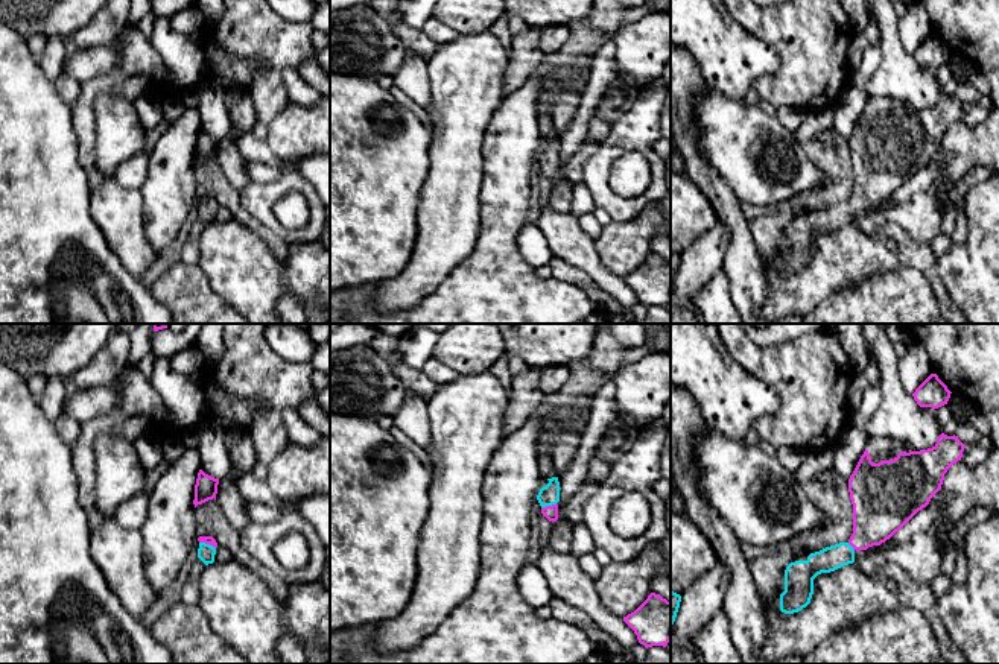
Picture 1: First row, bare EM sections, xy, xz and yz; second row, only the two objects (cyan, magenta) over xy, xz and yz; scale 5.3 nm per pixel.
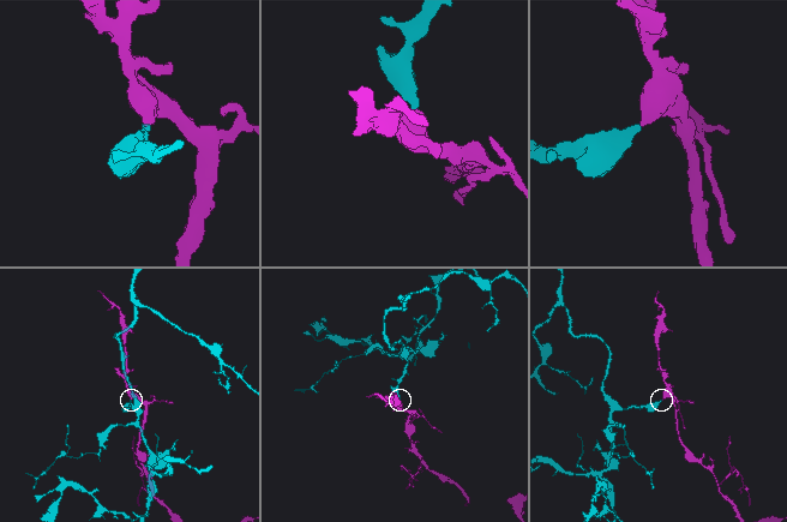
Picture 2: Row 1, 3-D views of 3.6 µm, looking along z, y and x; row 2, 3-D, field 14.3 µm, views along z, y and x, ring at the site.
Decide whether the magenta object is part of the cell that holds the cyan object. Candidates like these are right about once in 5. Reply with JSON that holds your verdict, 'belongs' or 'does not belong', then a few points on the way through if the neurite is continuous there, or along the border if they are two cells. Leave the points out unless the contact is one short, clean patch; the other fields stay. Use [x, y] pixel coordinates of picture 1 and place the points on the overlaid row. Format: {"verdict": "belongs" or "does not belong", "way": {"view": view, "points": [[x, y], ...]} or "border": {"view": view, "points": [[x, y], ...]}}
{"verdict": "belongs", "way": {"view": "xz", "points": [[549, 494], [548, 505], [551, 512]]}}

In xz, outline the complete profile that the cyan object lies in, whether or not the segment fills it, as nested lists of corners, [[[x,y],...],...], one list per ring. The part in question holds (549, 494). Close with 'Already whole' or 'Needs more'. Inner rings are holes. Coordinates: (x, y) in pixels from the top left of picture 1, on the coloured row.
[[[558,477],[547,479],[549,483],[543,486],[537,495],[537,500],[541,506],[541,514],[549,521],[558,520],[558,501],[560,501],[560,482]]]. Needs more

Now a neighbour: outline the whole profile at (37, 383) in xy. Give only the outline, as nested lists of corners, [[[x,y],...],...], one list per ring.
[[[35,374],[32,377],[29,377],[27,380],[27,387],[32,394],[32,397],[40,401],[44,389],[46,389],[46,384],[47,384],[47,377],[41,375],[41,374]]]

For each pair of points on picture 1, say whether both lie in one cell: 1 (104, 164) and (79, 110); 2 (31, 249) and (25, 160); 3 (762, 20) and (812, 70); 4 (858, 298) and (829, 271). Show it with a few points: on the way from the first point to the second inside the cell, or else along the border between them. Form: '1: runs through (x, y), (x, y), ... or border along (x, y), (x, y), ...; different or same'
1: border along (95, 108), (95, 166), (105, 177); different
2: runs through (25, 227), (25, 183); same
3: runs through (774, 32), (800, 58); same
4: border along (879, 274), (835, 289), (815, 307); different

